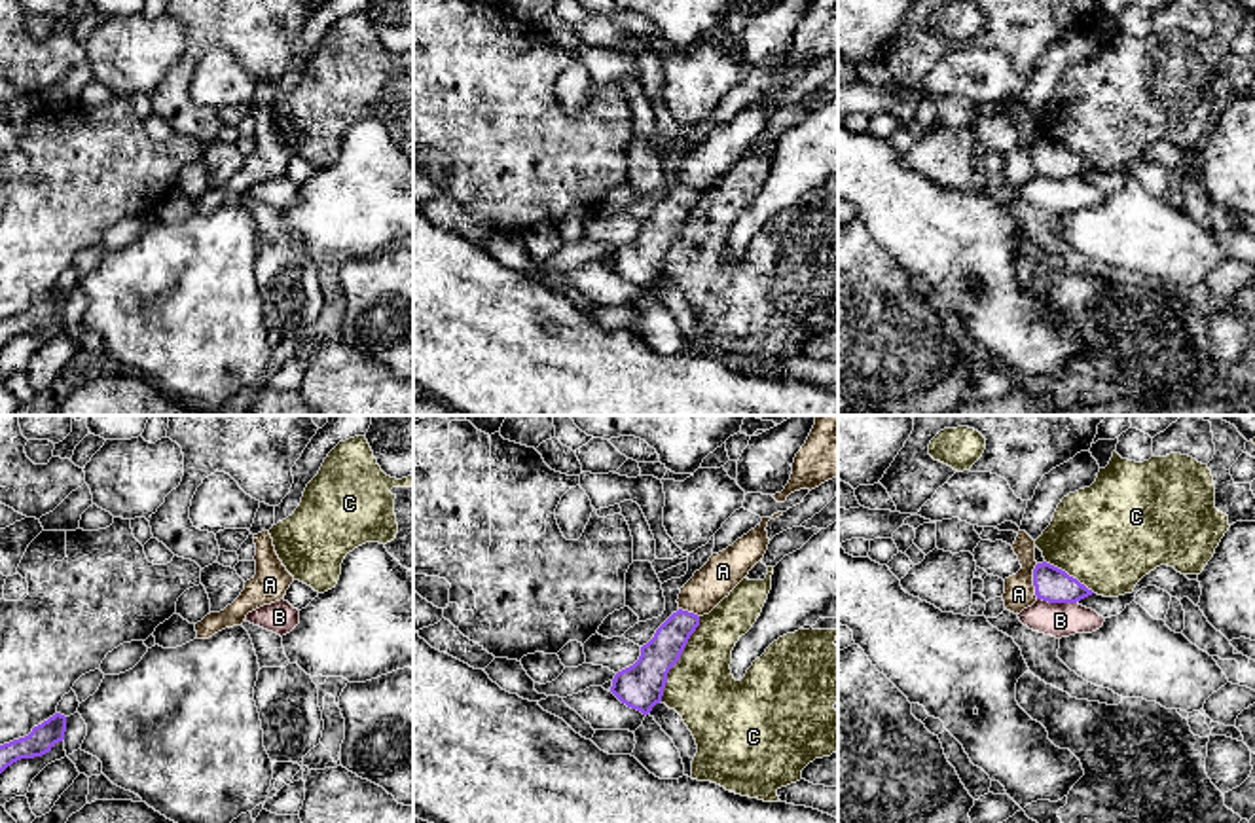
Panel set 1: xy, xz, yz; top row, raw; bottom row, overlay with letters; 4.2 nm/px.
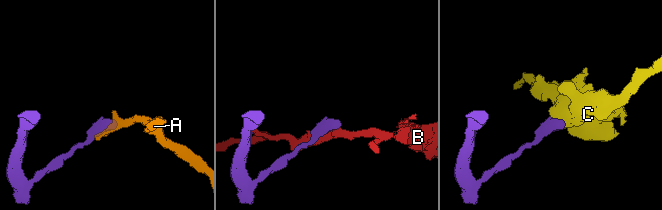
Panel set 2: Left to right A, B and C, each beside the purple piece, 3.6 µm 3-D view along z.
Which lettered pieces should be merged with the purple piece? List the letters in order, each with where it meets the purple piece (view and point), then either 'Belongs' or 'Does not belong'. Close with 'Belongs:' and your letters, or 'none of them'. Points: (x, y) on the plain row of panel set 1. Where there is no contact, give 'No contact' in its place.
A: Touches purple at yz (1034, 156). Does not belong
B: Touches purple at yz (1056, 177). Does not belong
C: Touches purple at xz (679, 232). Does not belong
Belongs: none of them

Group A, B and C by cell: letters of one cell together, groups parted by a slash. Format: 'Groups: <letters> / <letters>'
Groups: A / B / C

